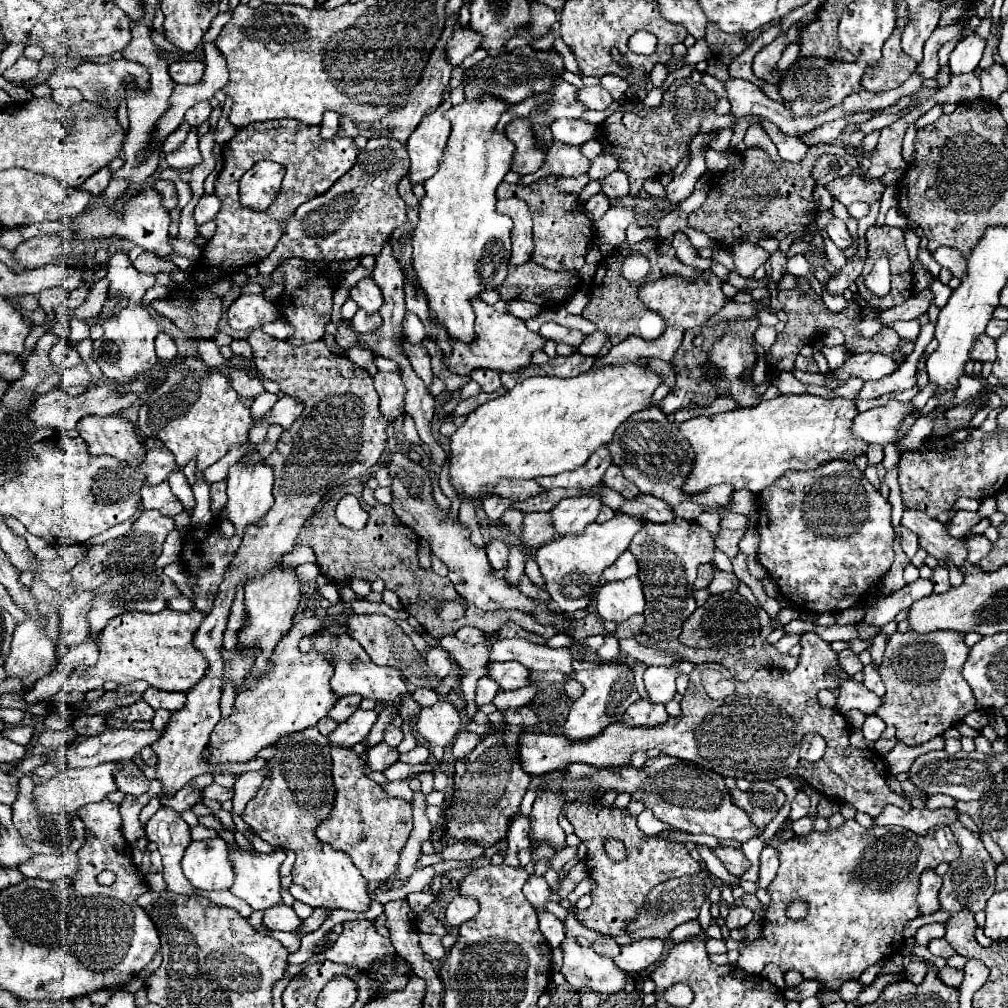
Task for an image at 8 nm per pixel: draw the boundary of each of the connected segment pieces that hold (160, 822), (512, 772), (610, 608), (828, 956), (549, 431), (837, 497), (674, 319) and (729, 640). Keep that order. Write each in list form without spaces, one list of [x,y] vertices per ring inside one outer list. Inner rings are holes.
[[[159,809],[145,825],[147,839],[153,841],[163,855],[163,879],[167,889],[179,895],[197,895],[197,889],[187,881],[181,871],[181,859],[191,843],[189,825],[179,813],[169,809]]]
[[[491,731],[485,733],[479,745],[455,761],[455,797],[451,805],[445,809],[445,835],[441,839],[443,845],[451,845],[457,841],[477,841],[481,847],[491,847],[497,841],[505,839],[509,819],[519,813],[521,799],[531,783],[531,775],[523,771],[519,761],[519,741],[511,739],[509,731]]]
[[[639,577],[611,581],[597,595],[597,611],[605,621],[621,623],[635,613],[643,613],[645,595]]]
[[[849,819],[839,829],[829,829],[827,833],[813,831],[809,835],[793,835],[787,841],[777,833],[769,839],[769,845],[777,847],[781,865],[767,887],[771,903],[763,917],[761,937],[755,941],[741,941],[745,947],[739,951],[741,957],[737,967],[751,975],[759,975],[767,963],[777,963],[783,971],[795,969],[803,979],[817,979],[821,987],[829,991],[837,991],[841,983],[857,979],[869,965],[889,959],[903,949],[903,927],[919,915],[917,891],[923,869],[937,867],[941,861],[951,863],[961,855],[949,827],[934,827],[925,837],[919,837],[903,827],[865,829],[855,819]],[[797,899],[809,905],[809,913],[805,919],[795,921],[787,917],[787,909]]]
[[[635,363],[603,367],[599,371],[581,373],[571,379],[557,377],[529,377],[523,383],[517,383],[505,395],[491,399],[471,411],[467,421],[457,427],[451,435],[451,453],[449,453],[449,477],[451,487],[457,493],[459,501],[471,501],[473,505],[483,505],[487,497],[493,497],[493,491],[483,491],[485,487],[495,487],[501,479],[523,481],[537,479],[541,475],[557,475],[563,471],[573,471],[581,467],[589,455],[599,447],[611,441],[613,431],[635,411],[649,407],[655,387],[661,383],[661,377],[643,371]]]
[[[825,463],[825,465],[817,467],[817,471],[785,471],[785,475],[781,475],[781,479],[777,479],[777,483],[771,483],[767,489],[763,489],[759,493],[759,523],[757,523],[757,529],[759,529],[759,537],[761,537],[761,545],[759,545],[761,565],[769,571],[769,577],[775,579],[781,595],[787,601],[801,607],[803,611],[813,611],[813,613],[829,611],[829,613],[833,613],[833,611],[843,611],[847,607],[861,603],[863,593],[869,589],[869,585],[875,579],[879,579],[883,573],[887,573],[891,563],[893,563],[895,533],[893,533],[893,527],[891,527],[891,503],[867,481],[863,471],[855,463]]]
[[[711,271],[701,273],[697,281],[685,281],[683,277],[675,277],[675,275],[667,275],[657,281],[647,281],[645,287],[639,289],[639,297],[651,311],[659,313],[667,325],[683,327],[683,329],[705,325],[725,305],[721,281]]]
[[[725,591],[721,595],[711,595],[703,607],[695,609],[695,613],[683,623],[679,641],[695,649],[717,649],[729,655],[737,655],[753,645],[759,631],[761,625],[759,625],[757,609],[739,593]]]

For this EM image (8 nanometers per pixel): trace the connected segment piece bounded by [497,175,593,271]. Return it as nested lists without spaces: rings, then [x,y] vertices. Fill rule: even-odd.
[[[555,175],[543,177],[531,185],[519,185],[519,183],[511,185],[503,181],[497,193],[499,199],[511,193],[513,197],[519,197],[529,205],[533,215],[533,241],[535,241],[535,253],[531,259],[535,263],[551,271],[579,271],[585,265],[585,253],[589,243],[593,241],[593,225],[585,217],[583,203],[577,201],[577,195],[561,193],[555,187],[555,181],[557,181]]]

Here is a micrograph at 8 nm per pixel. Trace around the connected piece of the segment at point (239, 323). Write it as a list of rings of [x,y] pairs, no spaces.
[[[241,295],[231,303],[227,317],[231,329],[249,331],[261,327],[263,323],[277,321],[279,311],[273,303],[265,301],[263,295]]]

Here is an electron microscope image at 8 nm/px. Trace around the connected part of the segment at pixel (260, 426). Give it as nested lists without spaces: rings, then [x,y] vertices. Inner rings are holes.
[[[264,417],[259,423],[256,423],[253,426],[254,428],[251,428],[249,431],[248,440],[251,443],[251,445],[258,445],[264,441],[264,437],[270,425],[263,419]]]

